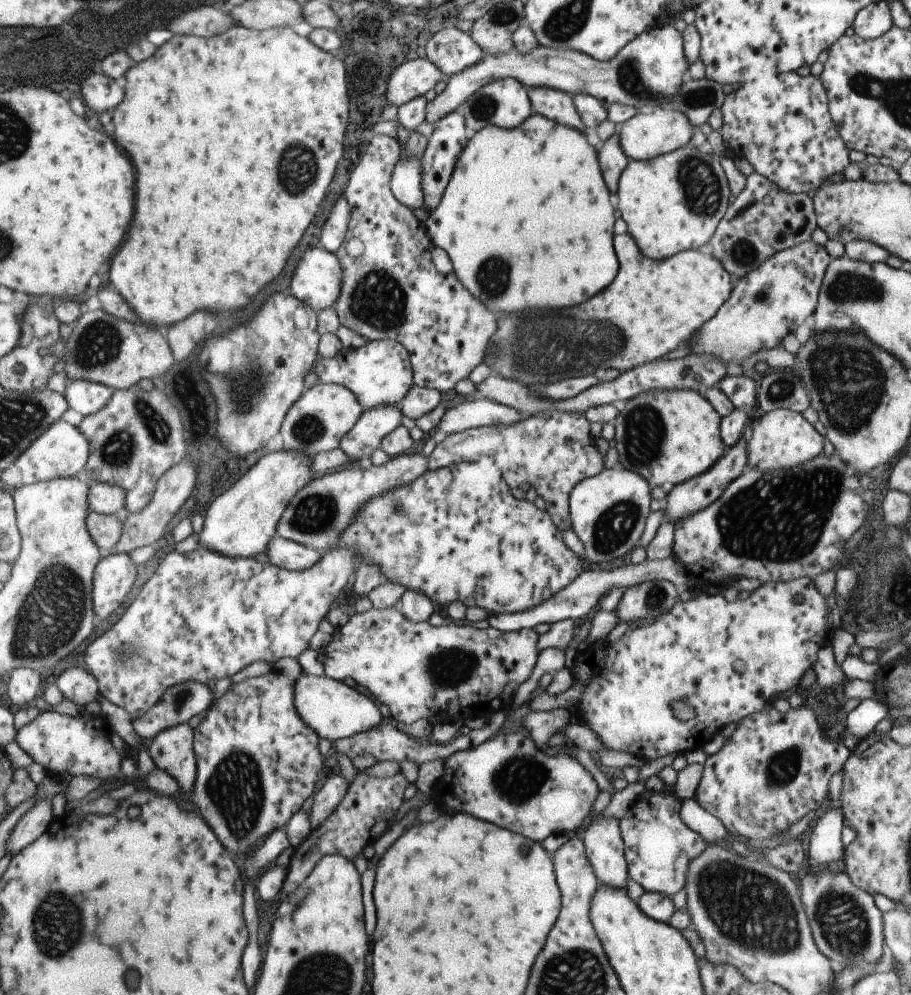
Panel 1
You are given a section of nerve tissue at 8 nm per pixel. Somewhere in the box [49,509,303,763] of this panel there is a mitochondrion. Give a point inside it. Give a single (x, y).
(132, 655)

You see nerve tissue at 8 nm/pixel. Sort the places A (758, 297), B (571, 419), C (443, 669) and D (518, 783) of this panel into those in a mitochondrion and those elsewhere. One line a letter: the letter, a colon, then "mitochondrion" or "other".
A: mitochondrion
B: other
C: mitochondrion
D: mitochondrion

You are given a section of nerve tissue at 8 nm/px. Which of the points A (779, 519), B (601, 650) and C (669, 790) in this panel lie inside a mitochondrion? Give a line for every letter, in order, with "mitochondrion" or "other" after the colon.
A: mitochondrion
B: other
C: other

